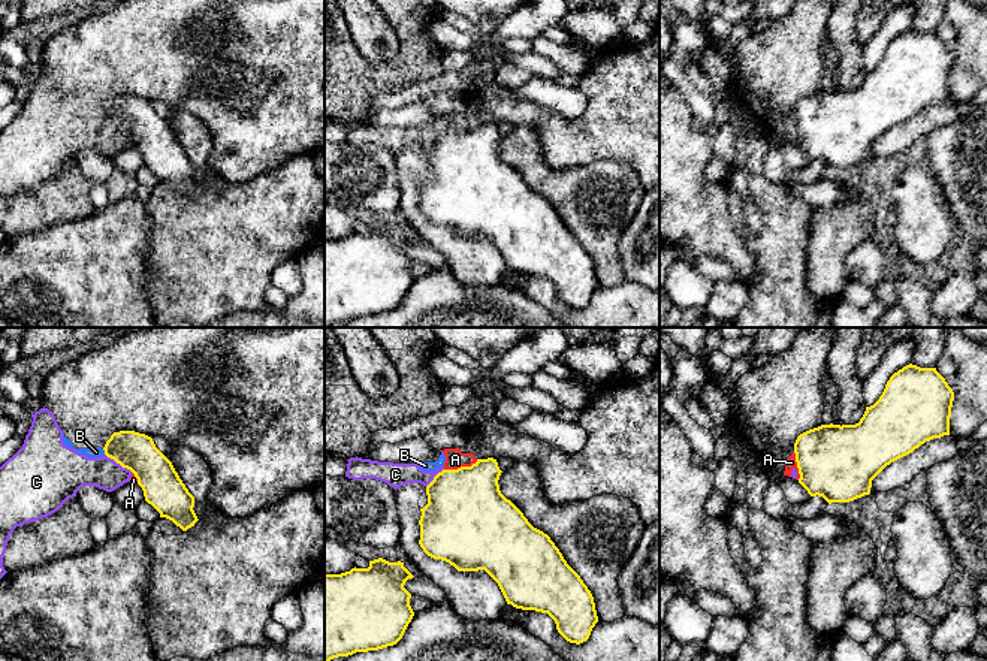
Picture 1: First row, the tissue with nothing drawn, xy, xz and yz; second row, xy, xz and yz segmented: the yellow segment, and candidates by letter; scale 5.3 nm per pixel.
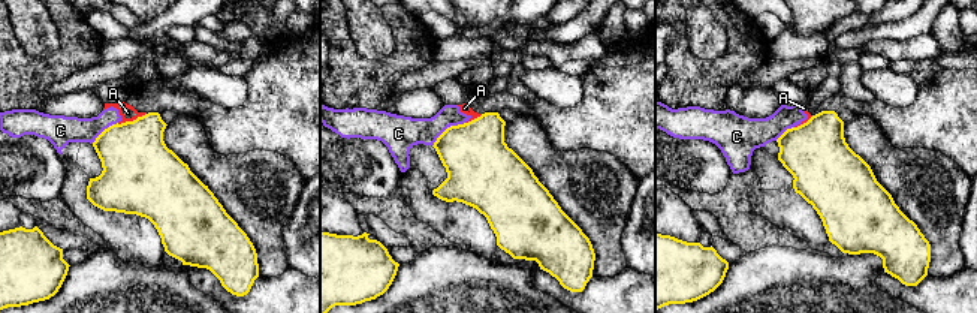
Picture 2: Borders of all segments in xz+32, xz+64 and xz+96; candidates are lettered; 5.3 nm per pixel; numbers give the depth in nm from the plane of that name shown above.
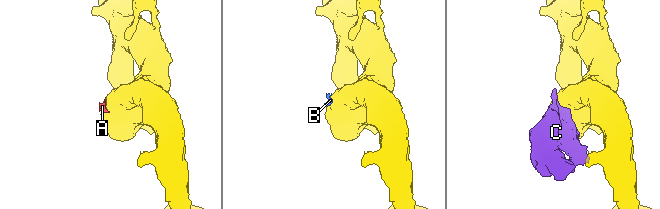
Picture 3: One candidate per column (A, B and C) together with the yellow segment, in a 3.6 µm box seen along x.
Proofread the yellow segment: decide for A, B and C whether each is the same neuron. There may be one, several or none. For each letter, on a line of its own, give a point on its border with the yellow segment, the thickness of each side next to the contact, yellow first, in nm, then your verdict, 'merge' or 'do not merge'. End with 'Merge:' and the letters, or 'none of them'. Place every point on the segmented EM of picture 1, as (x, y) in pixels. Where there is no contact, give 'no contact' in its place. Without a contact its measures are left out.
A: meets yellow in xz at (461, 467); 440 nm thick on the yellow side, 100 nm on the other; do not merge
B: meets yellow in xy at (105, 452); 200 nm thick on the yellow side, 60 nm on the other; do not merge
C: meets yellow in xy at (118, 462); 200 nm thick on the yellow side, 200 nm on the other; do not merge
Merge: none of them

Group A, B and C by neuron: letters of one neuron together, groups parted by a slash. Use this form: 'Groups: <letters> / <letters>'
Groups: A B C

